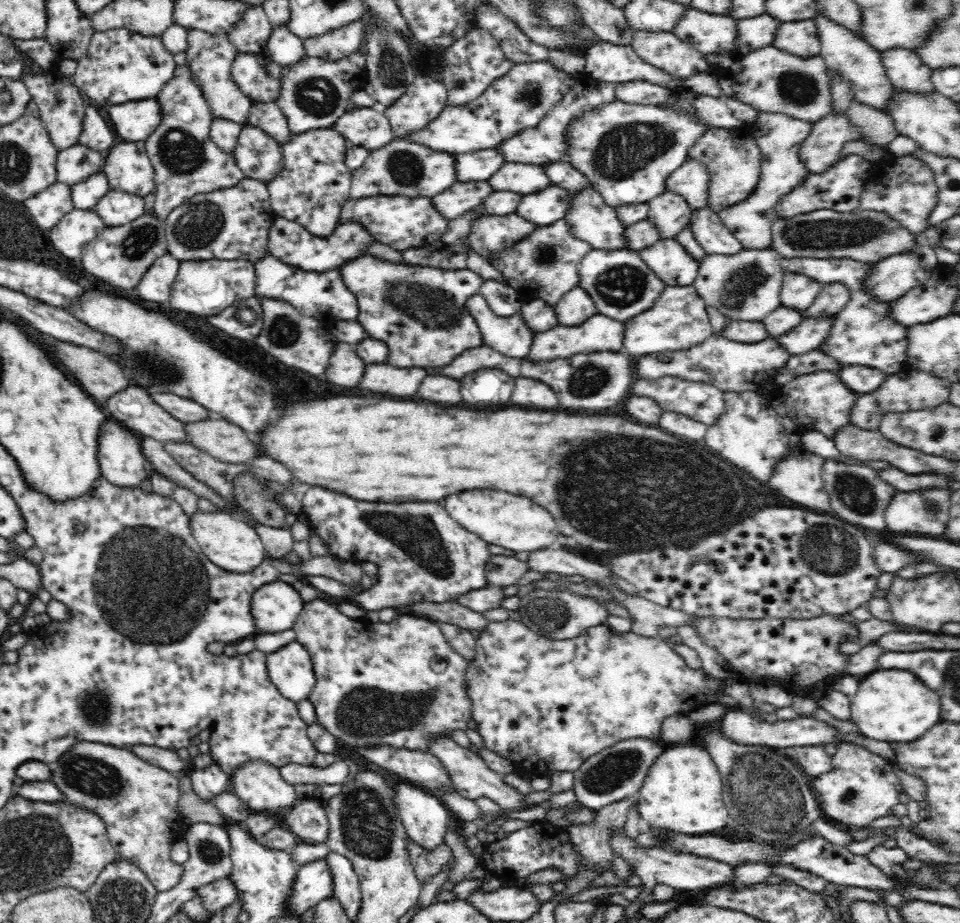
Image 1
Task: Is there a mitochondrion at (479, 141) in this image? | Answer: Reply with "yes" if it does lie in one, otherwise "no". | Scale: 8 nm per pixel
no

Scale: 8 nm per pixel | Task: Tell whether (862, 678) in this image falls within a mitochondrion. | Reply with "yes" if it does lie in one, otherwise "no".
no

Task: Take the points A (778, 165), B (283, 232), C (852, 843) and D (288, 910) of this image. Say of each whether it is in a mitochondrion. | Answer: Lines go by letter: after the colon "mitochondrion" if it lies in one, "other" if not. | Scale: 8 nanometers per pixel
A: other
B: other
C: other
D: other

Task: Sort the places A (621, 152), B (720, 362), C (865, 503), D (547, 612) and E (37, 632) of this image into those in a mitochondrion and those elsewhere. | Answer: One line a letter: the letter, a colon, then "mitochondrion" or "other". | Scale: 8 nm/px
A: mitochondrion
B: other
C: mitochondrion
D: mitochondrion
E: other

